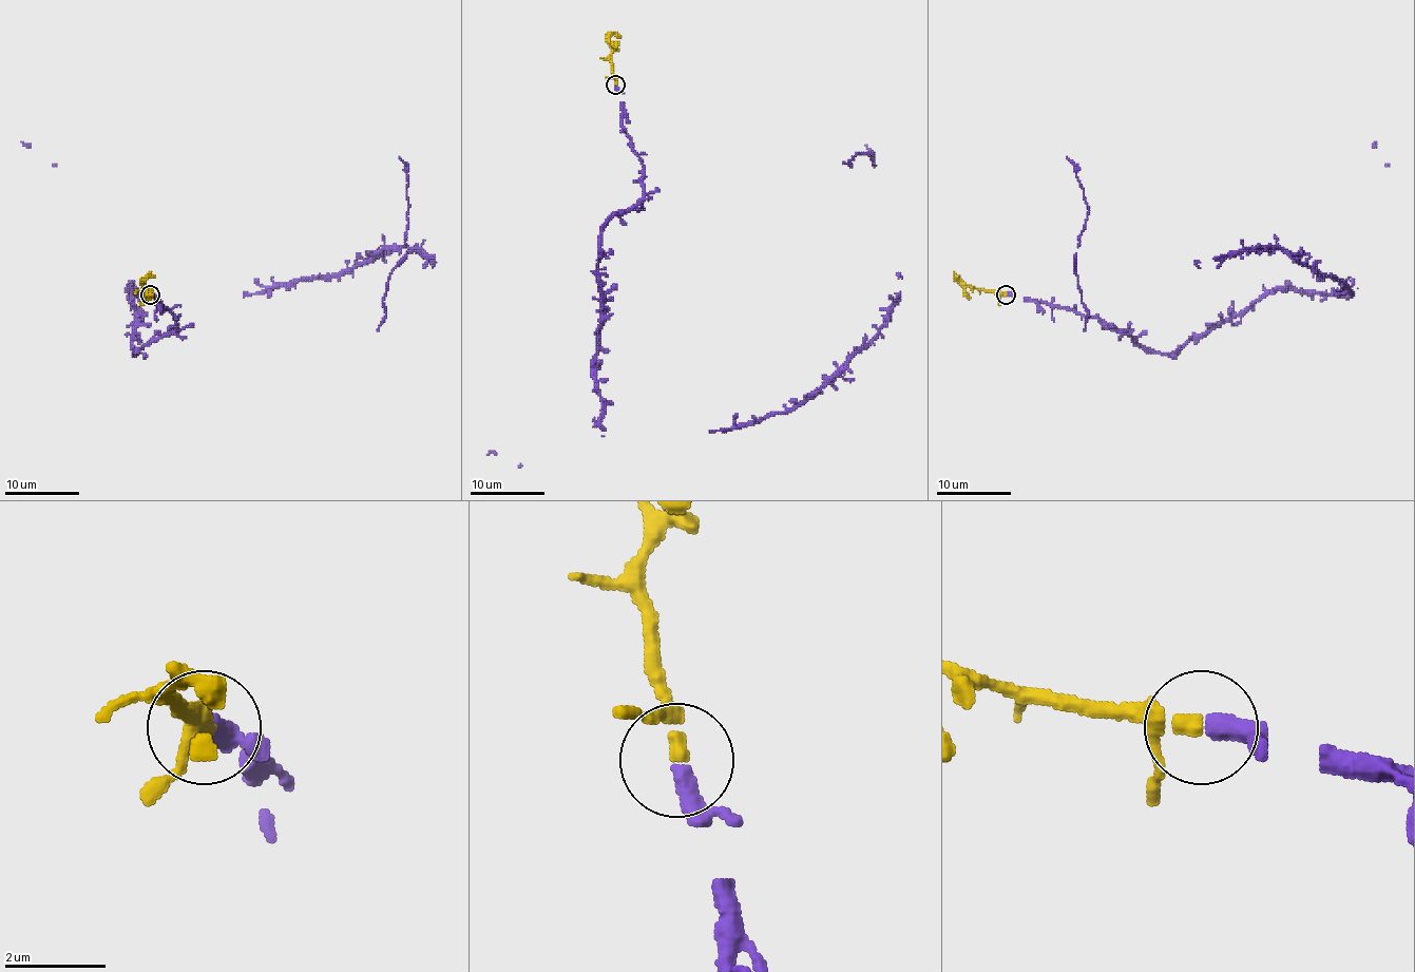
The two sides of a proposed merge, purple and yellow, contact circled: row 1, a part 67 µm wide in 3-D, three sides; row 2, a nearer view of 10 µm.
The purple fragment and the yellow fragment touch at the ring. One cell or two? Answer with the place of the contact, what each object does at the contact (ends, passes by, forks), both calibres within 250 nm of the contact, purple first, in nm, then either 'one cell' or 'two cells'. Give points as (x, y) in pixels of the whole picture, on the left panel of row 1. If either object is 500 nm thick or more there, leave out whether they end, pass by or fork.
place (150, 294); purple ends; yellow ends; calibres 400 and 280 nm; one cell

